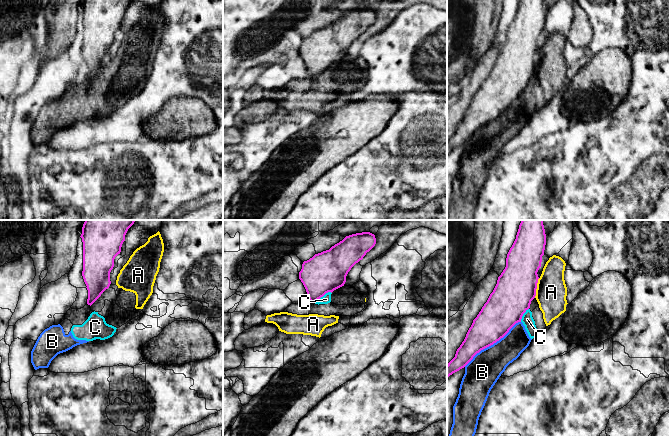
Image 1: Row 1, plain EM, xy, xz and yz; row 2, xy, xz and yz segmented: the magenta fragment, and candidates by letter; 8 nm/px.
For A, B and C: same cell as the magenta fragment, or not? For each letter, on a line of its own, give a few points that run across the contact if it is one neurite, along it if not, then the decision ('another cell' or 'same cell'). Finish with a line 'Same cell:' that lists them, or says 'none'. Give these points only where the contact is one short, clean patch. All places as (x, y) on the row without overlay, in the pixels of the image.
A: another cell
B: another cell
C: line xz (331, 68), (326, 68), (314, 78); another cell
Same cell: none

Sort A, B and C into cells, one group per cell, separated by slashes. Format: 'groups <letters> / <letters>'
groups A B C

